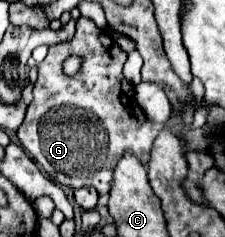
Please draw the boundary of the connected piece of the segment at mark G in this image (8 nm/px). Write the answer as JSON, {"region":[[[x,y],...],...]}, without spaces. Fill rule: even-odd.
{"region":[[[80,18],[76,24],[76,34],[70,42],[50,46],[46,60],[38,66],[38,80],[34,84],[34,100],[28,106],[26,120],[18,128],[18,140],[26,152],[46,170],[50,178],[68,188],[94,186],[100,196],[110,192],[112,172],[126,150],[130,150],[142,164],[148,164],[150,148],[162,124],[156,124],[144,116],[134,100],[134,86],[124,78],[122,64],[126,62],[126,52],[116,44],[114,38],[106,36],[90,18]],[[70,56],[80,56],[82,64],[74,76],[62,72],[62,62]]]}

